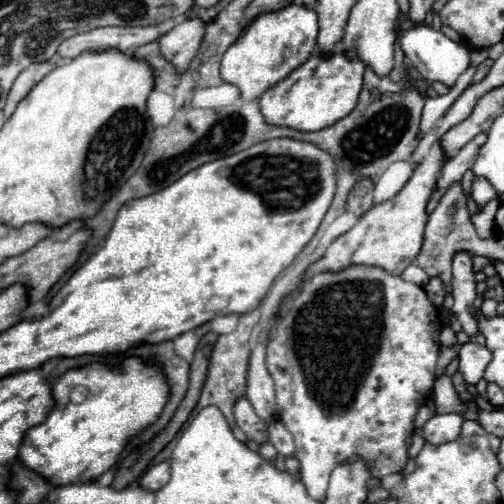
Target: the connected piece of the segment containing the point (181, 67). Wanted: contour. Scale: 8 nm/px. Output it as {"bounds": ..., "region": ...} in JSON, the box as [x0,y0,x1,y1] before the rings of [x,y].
{"bounds":[158,19,204,77],"region":[[[184,19],[182,23],[178,23],[174,29],[170,29],[166,35],[158,39],[162,57],[172,63],[170,73],[174,71],[176,77],[184,75],[190,61],[200,49],[202,37],[204,37],[204,23],[200,19]]]}

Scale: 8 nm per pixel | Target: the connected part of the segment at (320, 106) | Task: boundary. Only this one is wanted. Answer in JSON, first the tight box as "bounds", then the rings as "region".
{"bounds":[258,53,366,133],"region":[[[314,53],[304,65],[294,69],[286,79],[270,87],[260,97],[258,105],[262,117],[270,125],[290,127],[304,133],[330,127],[356,107],[362,89],[364,69],[366,65],[362,61],[348,59],[344,53],[330,57],[322,57],[320,53]]]}

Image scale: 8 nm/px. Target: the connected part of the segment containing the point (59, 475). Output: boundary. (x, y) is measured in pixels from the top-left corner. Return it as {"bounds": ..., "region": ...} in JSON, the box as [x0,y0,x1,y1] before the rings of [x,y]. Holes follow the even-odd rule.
{"bounds":[18,357,164,487],"region":[[[130,357],[122,363],[122,371],[112,371],[102,363],[70,369],[58,379],[58,383],[52,385],[52,397],[54,397],[54,407],[50,409],[48,417],[40,425],[32,427],[24,435],[24,441],[18,449],[18,459],[28,469],[42,475],[54,487],[64,487],[72,483],[94,481],[96,477],[100,477],[102,473],[114,467],[128,439],[134,437],[144,427],[148,427],[152,421],[156,421],[156,417],[160,417],[160,409],[164,409],[164,381],[160,381],[160,377],[152,373],[152,369],[144,369],[144,365],[136,361],[136,357]],[[74,387],[86,387],[88,391],[88,393],[78,392],[79,394],[73,392],[73,395],[77,395],[76,403],[70,401],[70,391]]]}

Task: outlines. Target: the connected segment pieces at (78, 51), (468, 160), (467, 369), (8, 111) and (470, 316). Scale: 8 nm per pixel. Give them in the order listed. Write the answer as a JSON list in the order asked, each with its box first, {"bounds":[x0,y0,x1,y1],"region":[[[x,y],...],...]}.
[{"bounds":[58,25,160,57],"region":[[[156,25],[148,27],[98,27],[86,33],[80,33],[76,37],[70,37],[64,41],[58,49],[60,57],[78,57],[86,51],[108,51],[118,49],[120,53],[132,53],[136,47],[152,43],[160,37],[160,31]]]},{"bounds":[426,133,486,213],"region":[[[484,133],[476,135],[466,147],[462,147],[458,151],[456,157],[448,159],[442,165],[440,175],[438,175],[438,181],[436,181],[436,189],[432,191],[432,197],[430,197],[428,205],[426,205],[426,211],[428,213],[432,213],[436,209],[436,205],[440,203],[442,195],[450,189],[450,185],[458,183],[462,179],[462,175],[472,167],[472,161],[476,161],[476,153],[480,151],[480,145],[484,145],[484,141],[486,141],[486,135]]]},{"bounds":[458,341,492,385],"region":[[[468,341],[466,345],[460,347],[458,359],[460,359],[458,371],[464,375],[464,381],[470,385],[476,385],[482,379],[484,369],[492,359],[492,353],[488,351],[488,347]]]},{"bounds":[4,61,56,117],"region":[[[44,61],[44,63],[32,63],[28,69],[24,69],[24,71],[16,77],[16,81],[14,81],[14,85],[12,85],[10,93],[8,93],[8,101],[6,101],[6,107],[4,107],[4,115],[10,117],[10,115],[14,113],[14,109],[16,109],[16,105],[30,93],[30,89],[32,89],[44,75],[48,75],[54,67],[56,67],[56,65],[54,65],[52,61]]]},{"bounds":[452,251,478,337],"region":[[[460,251],[454,255],[452,261],[452,271],[454,271],[454,281],[452,281],[452,313],[458,317],[462,323],[462,329],[468,337],[474,337],[478,333],[478,321],[476,321],[476,309],[474,309],[474,299],[476,299],[476,281],[474,281],[474,271],[472,271],[472,253]]]}]

